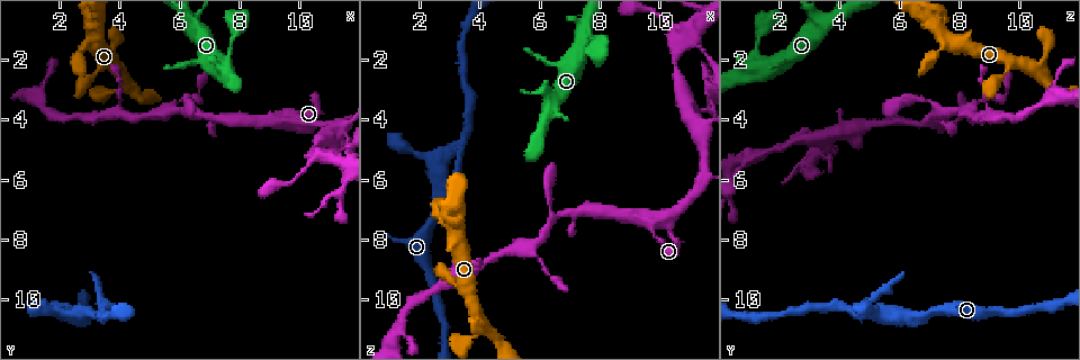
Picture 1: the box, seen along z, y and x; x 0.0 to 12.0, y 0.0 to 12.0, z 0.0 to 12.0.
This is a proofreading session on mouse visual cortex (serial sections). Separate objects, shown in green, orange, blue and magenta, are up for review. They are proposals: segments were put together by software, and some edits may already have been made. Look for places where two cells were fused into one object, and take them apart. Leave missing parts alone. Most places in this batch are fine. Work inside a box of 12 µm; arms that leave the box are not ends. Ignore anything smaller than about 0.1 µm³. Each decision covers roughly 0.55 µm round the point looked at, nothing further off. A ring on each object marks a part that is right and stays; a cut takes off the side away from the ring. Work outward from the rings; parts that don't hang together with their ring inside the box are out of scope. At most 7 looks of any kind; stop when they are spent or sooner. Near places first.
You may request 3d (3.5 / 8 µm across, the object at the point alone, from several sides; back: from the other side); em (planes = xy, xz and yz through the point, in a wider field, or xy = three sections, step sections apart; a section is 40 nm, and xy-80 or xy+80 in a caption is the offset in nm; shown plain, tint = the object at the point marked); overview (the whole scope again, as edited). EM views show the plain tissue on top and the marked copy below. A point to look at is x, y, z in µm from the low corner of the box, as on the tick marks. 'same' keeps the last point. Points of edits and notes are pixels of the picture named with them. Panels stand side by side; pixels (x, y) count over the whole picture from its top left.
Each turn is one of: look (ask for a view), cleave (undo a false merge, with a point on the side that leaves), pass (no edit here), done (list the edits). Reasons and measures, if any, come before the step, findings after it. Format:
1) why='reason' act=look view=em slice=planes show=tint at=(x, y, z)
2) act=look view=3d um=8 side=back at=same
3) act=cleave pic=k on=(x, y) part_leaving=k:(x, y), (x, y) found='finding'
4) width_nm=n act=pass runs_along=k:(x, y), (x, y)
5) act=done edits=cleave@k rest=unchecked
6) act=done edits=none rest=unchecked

why='a narrow waist' act=look view=3d um=3.5 at=(10.9, 5.2, 1.3)

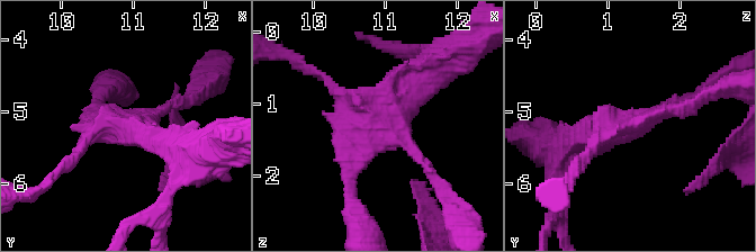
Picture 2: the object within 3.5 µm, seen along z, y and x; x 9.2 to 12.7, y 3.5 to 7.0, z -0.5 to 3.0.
why='now the EM' act=look view=em slice=xy step=1 show=tint at=(10.90, 5.20, 1.30)

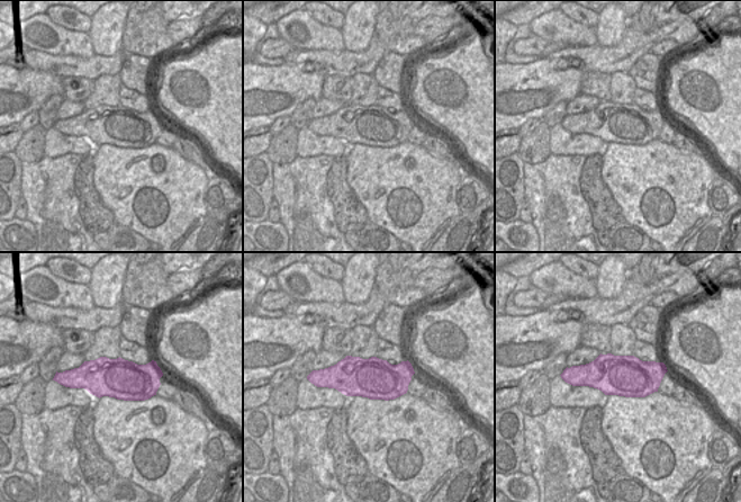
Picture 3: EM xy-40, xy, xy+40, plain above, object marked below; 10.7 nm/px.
act=pass runs_along=2:(351, 186), (376, 128), (431, 80) found='all the same cell'

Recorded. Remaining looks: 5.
why='sharp bend' act=look view=3d um=8 side=back at=(11.3, 5.3, 3.7)

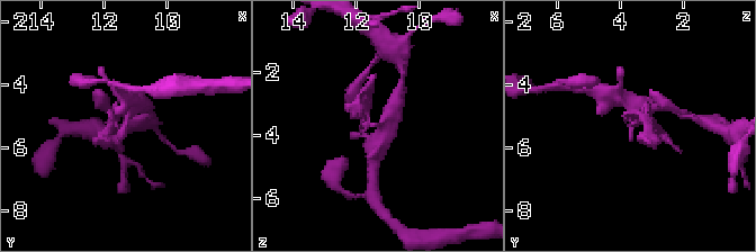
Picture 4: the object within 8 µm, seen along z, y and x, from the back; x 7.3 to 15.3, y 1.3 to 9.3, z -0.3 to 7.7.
act=look view=em slice=planes show=tint at=(11.4, 5.4, 3.7)

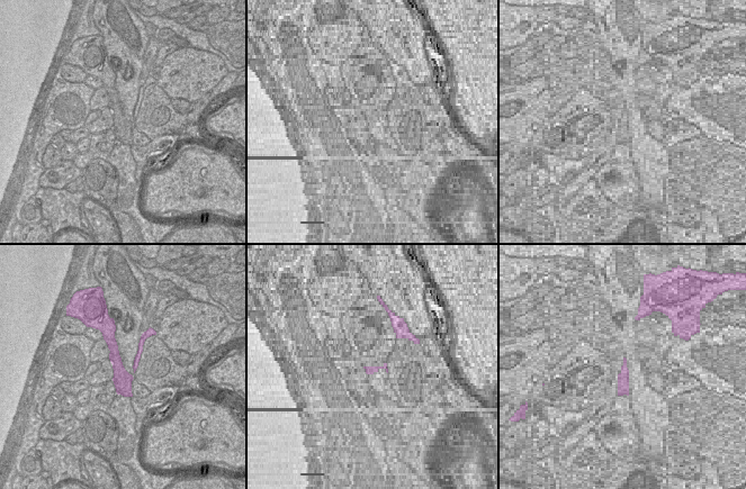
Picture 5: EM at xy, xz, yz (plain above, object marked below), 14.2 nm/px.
act=pass runs_along=4:(136, 100), (127, 123), (109, 131) found='one cell here'

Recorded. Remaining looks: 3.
why='three-way junction' act=look view=3d um=3.5 at=(6.5, 3.7, 7.4)

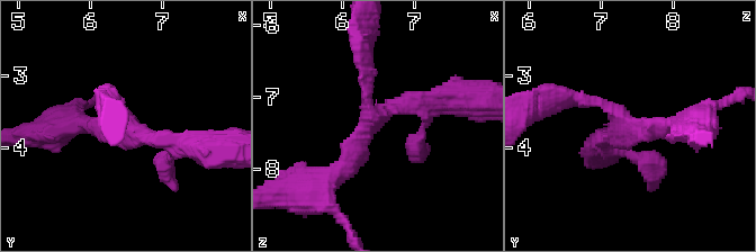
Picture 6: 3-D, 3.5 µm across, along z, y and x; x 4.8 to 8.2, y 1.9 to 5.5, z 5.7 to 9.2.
act=pass runs_along=6:(440, 98), (385, 109), (333, 176) found='continuous, no second cell'

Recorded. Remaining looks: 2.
act=done edits=none rest=unchecked

